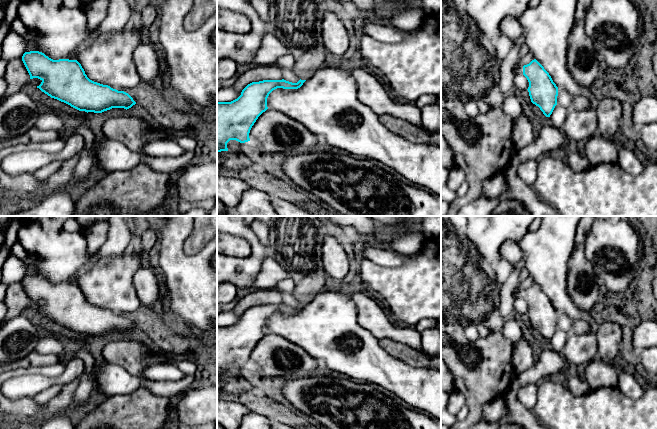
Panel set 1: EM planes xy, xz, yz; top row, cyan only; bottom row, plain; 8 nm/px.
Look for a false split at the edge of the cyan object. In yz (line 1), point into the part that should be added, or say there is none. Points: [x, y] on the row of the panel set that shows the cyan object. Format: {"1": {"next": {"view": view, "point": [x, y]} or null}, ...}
{"1": {"next": {"view": "yz", "point": [519, 70]}}}

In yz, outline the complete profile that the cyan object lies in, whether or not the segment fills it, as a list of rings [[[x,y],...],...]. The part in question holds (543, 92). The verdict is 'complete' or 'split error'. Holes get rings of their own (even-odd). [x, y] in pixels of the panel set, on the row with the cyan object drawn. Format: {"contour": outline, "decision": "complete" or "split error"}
{"contour": [[[536,60],[514,68],[514,73],[523,74],[528,82],[531,102],[538,106],[546,117],[550,117],[557,105],[558,87],[549,73]]], "decision": "split error"}

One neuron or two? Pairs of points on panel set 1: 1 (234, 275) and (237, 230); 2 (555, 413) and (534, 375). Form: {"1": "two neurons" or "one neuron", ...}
{"1": "one neuron", "2": "two neurons"}

